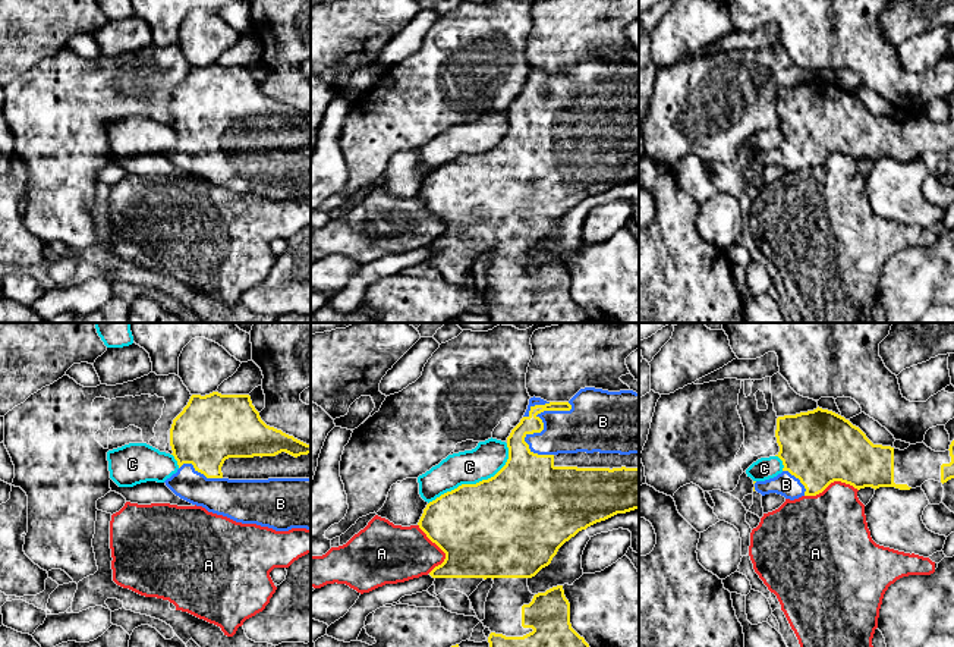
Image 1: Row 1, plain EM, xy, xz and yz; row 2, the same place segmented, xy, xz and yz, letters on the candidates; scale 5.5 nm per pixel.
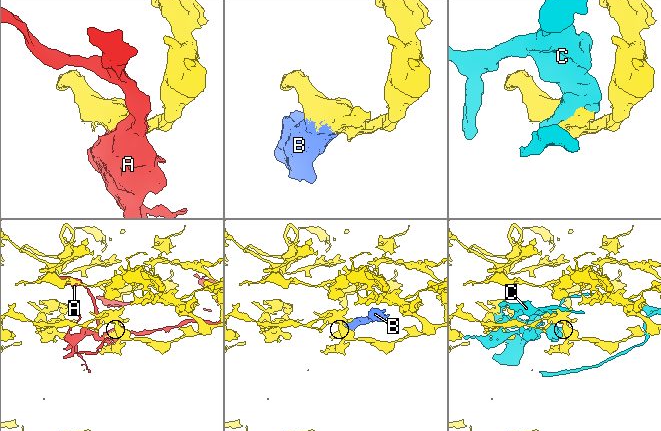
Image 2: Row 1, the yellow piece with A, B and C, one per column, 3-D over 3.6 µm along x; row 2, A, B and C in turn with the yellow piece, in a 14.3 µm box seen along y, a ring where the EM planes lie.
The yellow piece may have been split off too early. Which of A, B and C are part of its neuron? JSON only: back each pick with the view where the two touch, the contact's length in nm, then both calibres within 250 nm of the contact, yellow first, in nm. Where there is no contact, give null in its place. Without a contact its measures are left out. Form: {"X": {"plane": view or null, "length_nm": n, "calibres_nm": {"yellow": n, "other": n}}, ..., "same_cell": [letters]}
{"B": {"plane": "xz", "length_nm": 360, "calibres_nm": {"yellow": 160, "other": 260}}, "same_cell": ["B"]}

